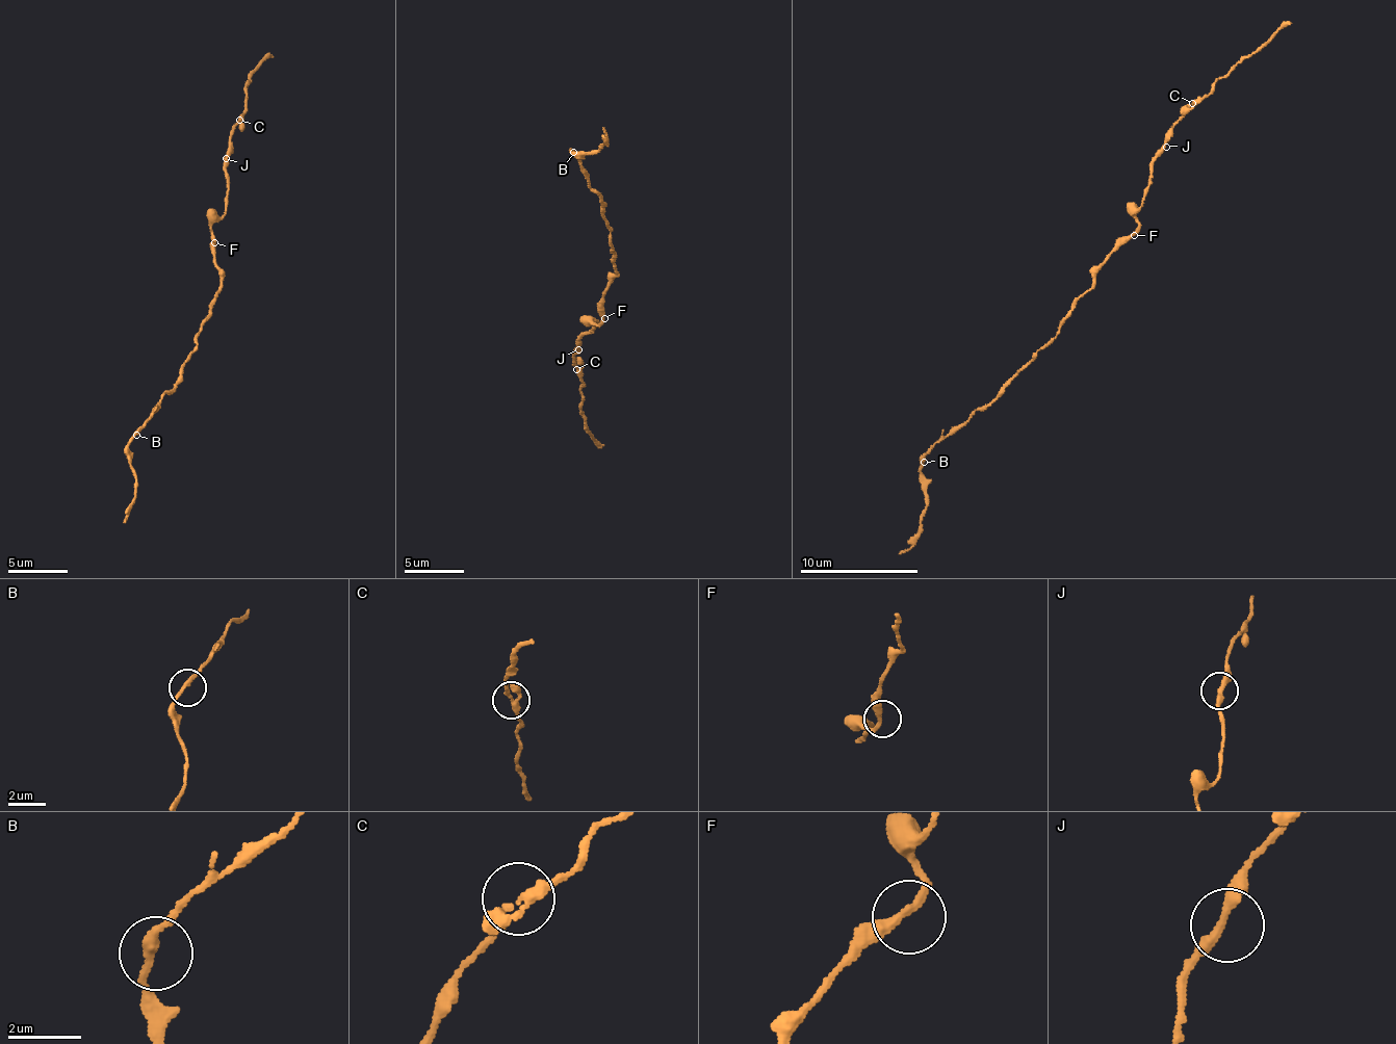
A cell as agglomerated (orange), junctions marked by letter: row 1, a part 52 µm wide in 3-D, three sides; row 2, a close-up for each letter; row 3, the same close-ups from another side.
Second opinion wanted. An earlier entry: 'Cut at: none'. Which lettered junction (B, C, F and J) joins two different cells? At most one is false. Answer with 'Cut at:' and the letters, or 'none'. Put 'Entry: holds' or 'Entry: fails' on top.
Entry: holds
Cut at: none

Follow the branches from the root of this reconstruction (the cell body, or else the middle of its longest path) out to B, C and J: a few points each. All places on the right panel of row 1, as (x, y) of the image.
B: (1090, 288), (1073, 306), (1070, 315), (1056, 337), (1037, 353), (999, 395), (974, 412), (934, 446), (924, 462)
C: (1090, 288), (1094, 270), (1136, 230), (1134, 215), (1153, 178), (1155, 152), (1193, 103)
J: (1090, 288), (1094, 270), (1136, 230), (1139, 222), (1134, 215), (1153, 178), (1153, 158), (1166, 147)

